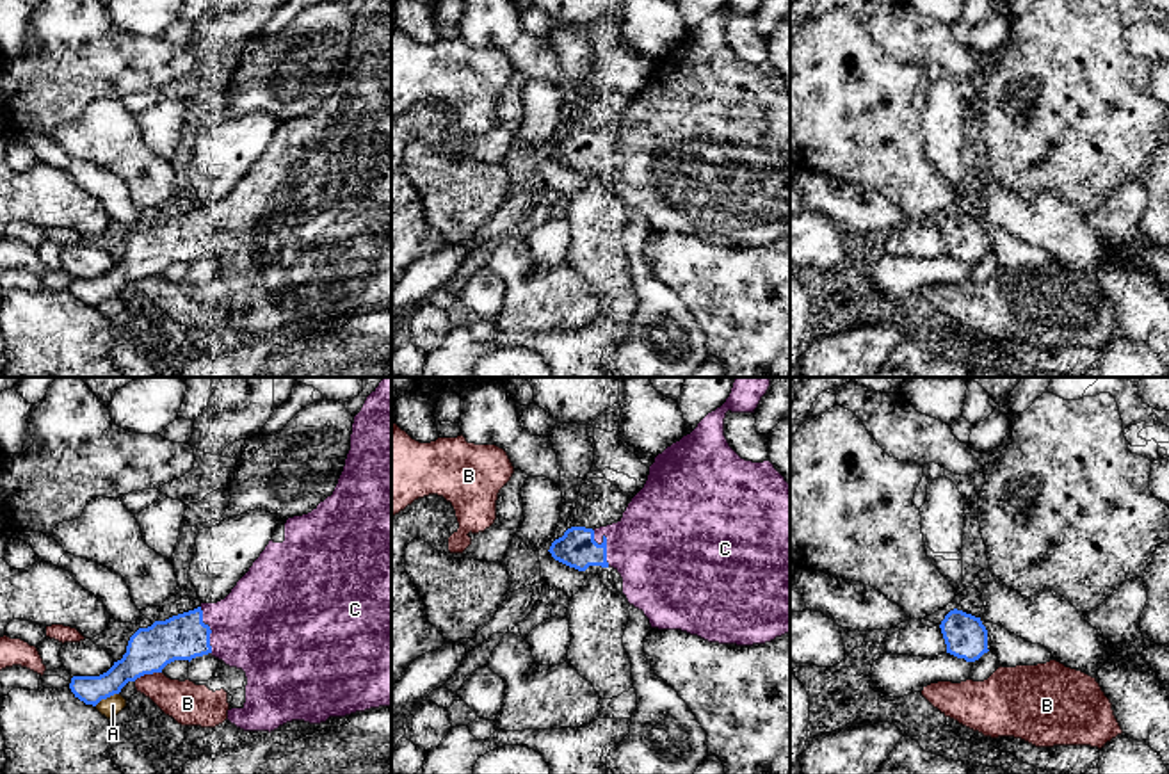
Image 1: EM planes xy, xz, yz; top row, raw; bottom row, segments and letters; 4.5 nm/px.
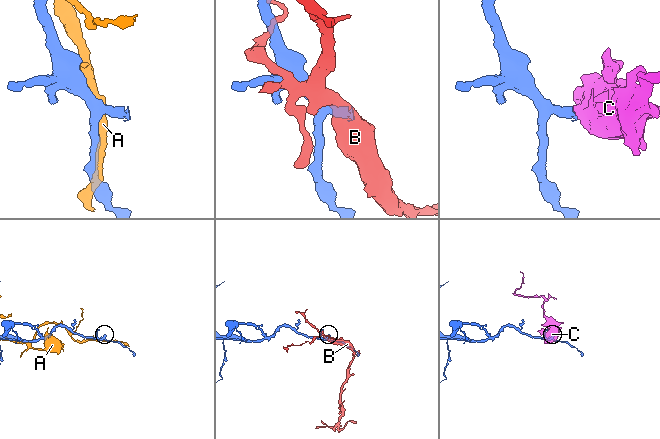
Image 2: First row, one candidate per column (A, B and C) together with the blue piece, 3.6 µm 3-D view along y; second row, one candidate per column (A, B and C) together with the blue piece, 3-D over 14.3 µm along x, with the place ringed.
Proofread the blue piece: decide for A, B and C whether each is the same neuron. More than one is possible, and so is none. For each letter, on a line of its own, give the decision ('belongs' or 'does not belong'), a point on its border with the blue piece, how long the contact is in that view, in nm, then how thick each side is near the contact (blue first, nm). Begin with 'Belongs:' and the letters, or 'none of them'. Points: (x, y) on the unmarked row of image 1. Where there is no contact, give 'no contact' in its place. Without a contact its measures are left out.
Belongs: C
A: does not belong; meets blue in xy at (105, 299); contact 130 nm long; 160 nm thick on the blue side, 90 nm on the other
B: does not belong; meets blue in xy at (146, 274); contact 130 nm long; 200 nm thick on the blue side, 190 nm on the other
C: belongs; meets blue in xz at (605, 146); contact 180 nm long; 180 nm thick on the blue side, 440 nm on the other

